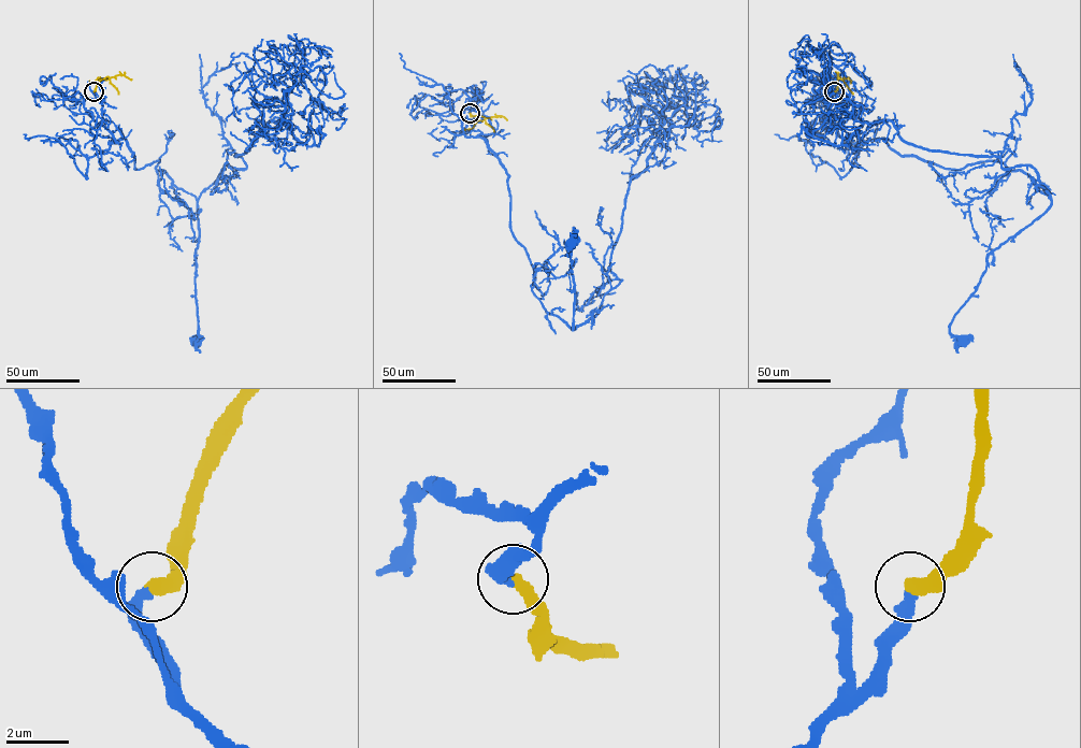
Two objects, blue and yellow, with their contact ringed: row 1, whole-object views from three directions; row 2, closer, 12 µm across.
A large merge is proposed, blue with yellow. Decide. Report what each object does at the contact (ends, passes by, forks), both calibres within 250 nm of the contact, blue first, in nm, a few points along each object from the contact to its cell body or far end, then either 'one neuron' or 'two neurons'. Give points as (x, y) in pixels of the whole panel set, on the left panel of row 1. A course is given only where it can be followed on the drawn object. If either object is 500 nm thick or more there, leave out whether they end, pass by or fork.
blue ends | yellow ends | 320/420 nm | blue via (94, 91), (119, 143), (109, 143), (124, 138), (135, 169), (158, 161), (157, 170), (196, 197), (195, 341) | yellow via (94, 91), (100, 81), (109, 77), (98, 77), (91, 84), (89, 81) | one neuron

